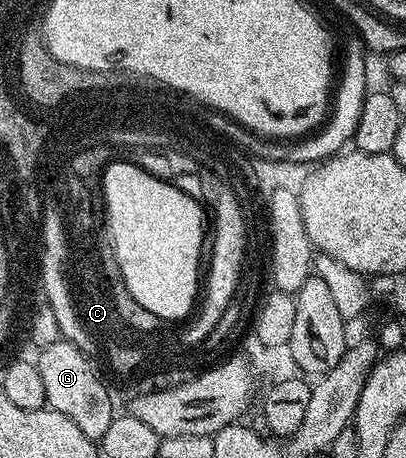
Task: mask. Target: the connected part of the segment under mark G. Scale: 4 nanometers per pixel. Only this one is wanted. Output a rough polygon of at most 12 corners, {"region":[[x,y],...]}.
{"region":[[66,340],[37,355],[48,409],[100,440],[110,387]]}

